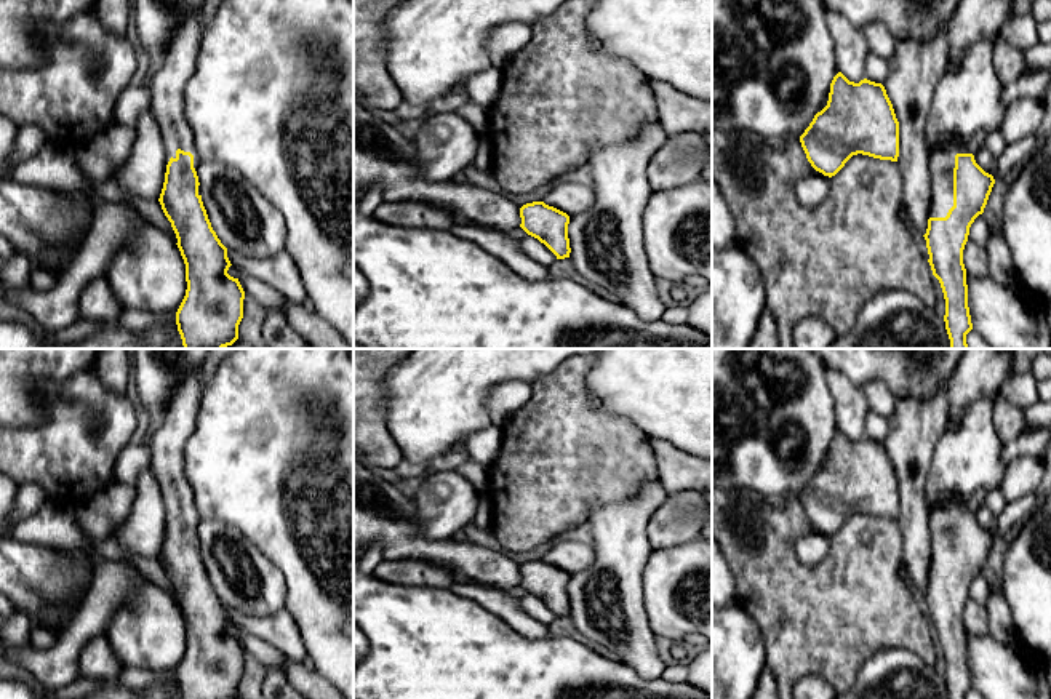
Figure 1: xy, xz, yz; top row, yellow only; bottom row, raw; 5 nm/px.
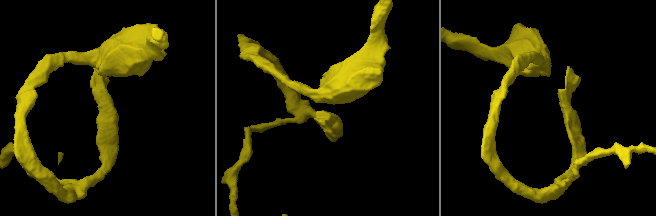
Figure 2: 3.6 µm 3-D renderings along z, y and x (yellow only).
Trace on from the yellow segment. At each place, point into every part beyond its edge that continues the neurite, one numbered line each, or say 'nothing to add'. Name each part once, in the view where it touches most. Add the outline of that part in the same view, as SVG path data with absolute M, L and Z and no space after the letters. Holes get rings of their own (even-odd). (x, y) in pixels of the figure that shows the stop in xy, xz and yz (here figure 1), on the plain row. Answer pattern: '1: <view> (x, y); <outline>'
1: yz (943, 517); M949 493L941 494L941 501L929 512L929 576L945 576L953 565L953 526L957 512L969 512L968 502L960 502Z

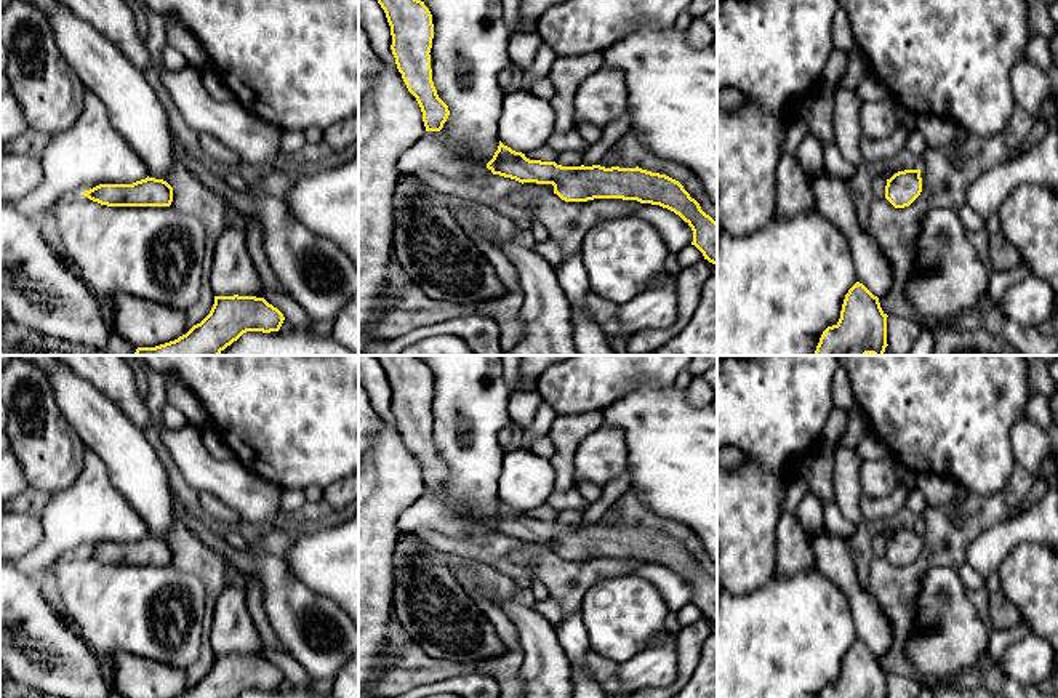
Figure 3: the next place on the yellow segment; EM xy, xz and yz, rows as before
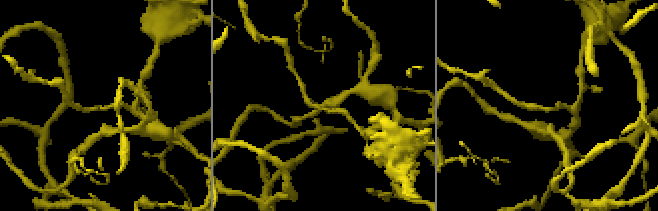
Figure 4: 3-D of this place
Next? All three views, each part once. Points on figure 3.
nothing to add

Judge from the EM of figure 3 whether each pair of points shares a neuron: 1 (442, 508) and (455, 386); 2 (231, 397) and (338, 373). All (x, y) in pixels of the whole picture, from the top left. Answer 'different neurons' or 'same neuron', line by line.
1: same neuron
2: same neuron

